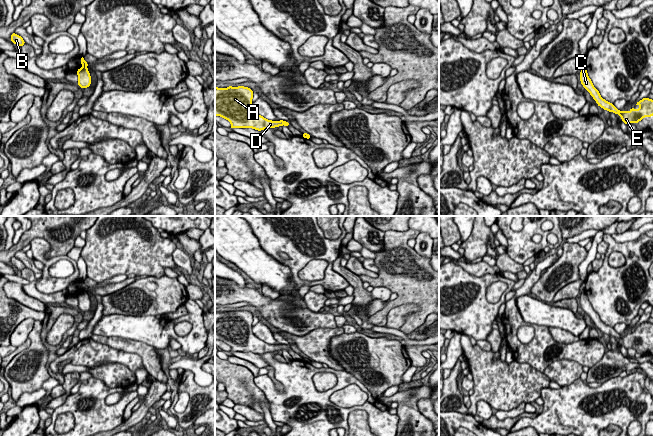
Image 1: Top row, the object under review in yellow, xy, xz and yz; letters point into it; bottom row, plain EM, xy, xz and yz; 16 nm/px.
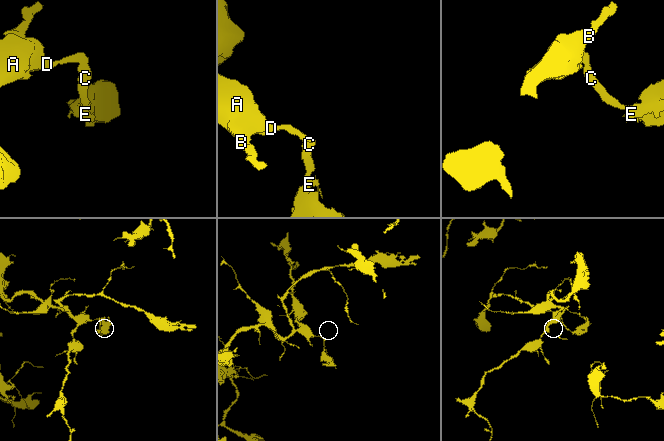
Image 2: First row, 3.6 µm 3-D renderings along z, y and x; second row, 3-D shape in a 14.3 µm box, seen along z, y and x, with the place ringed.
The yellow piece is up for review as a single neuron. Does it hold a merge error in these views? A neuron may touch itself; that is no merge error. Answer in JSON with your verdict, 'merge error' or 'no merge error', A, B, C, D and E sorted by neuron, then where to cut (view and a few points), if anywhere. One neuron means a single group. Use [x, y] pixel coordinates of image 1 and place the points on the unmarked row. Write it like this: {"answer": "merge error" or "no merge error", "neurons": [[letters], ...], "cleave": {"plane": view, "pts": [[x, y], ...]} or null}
{"answer": "merge error", "neurons": [["A", "B", "D"], ["C", "E"]], "cleave": {"plane": "xz", "pts": [[303, 357], [309, 360]]}}

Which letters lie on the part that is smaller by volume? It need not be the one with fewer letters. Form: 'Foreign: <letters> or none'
Foreign: C, E

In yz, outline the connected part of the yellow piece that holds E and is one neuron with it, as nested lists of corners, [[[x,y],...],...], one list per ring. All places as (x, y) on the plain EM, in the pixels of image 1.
[[[582,292],[580,296],[580,305],[583,311],[590,317],[593,323],[596,325],[599,331],[604,334],[613,336],[621,340],[622,345],[628,349],[631,347],[639,347],[644,341],[651,341],[653,339],[653,324],[649,322],[643,322],[636,329],[639,329],[639,333],[630,332],[626,335],[618,334],[614,328],[607,326],[603,323],[599,315],[594,311],[591,303],[588,300],[587,293]]]

